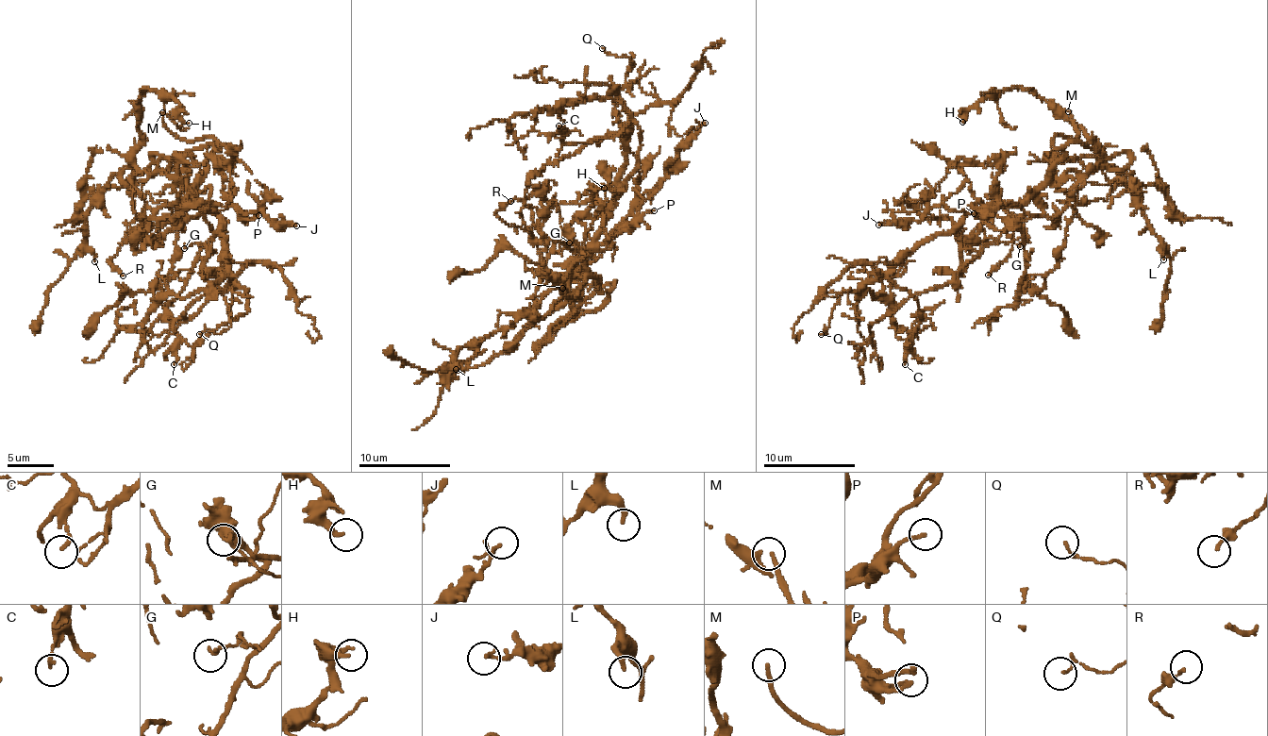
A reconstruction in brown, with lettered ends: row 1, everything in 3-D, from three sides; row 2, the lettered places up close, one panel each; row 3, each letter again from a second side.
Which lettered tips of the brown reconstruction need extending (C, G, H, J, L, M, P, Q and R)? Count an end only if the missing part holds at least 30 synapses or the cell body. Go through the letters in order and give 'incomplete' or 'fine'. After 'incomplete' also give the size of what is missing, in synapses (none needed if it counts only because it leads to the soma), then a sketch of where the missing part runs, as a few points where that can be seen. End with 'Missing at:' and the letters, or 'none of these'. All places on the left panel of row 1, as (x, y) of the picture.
C: fine
G: fine
H: fine
J: fine
L: fine
M: incomplete
P: fine
Q: fine
R: fine
Missing at: M

